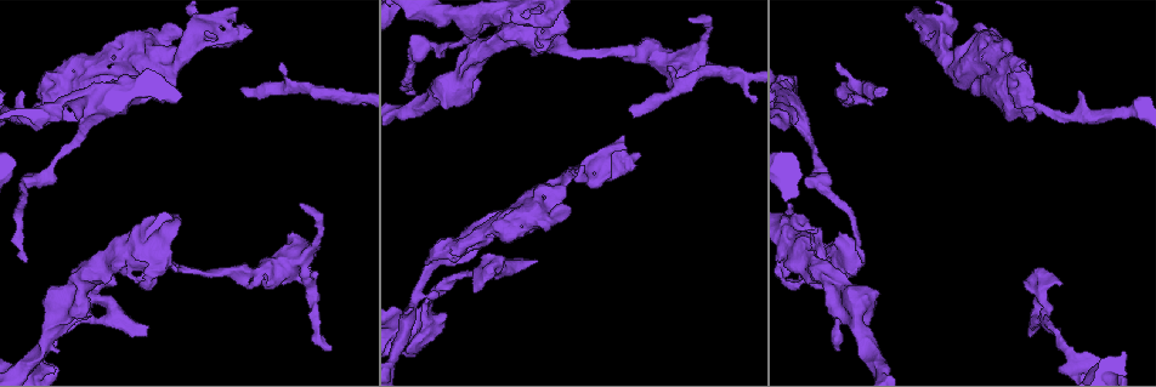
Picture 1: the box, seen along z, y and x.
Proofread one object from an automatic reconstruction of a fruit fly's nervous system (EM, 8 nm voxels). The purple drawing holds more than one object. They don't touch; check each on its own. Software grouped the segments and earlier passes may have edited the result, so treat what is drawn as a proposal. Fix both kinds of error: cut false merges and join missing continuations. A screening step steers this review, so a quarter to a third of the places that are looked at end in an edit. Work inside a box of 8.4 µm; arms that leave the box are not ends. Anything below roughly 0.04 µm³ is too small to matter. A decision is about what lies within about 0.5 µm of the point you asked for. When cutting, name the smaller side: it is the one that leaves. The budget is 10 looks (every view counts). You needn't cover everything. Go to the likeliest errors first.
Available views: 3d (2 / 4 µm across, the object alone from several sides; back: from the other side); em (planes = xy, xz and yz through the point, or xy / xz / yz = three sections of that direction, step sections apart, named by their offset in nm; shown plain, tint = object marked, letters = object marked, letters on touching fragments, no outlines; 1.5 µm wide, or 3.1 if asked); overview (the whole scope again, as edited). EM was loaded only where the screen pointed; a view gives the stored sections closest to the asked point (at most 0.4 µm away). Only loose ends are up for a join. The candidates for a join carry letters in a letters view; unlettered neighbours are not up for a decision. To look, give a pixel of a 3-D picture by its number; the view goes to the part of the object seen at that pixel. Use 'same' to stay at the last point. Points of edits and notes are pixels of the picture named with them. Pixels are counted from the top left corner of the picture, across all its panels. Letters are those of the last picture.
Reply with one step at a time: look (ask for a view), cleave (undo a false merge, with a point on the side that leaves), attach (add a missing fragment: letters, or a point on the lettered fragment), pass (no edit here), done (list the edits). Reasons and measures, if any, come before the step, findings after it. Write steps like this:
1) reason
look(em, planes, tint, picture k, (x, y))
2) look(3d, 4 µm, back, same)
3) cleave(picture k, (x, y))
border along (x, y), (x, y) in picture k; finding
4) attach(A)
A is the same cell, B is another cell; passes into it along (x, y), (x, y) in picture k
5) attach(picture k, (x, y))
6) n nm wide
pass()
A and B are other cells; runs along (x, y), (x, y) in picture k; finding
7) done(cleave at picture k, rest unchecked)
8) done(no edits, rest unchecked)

an open end
look(em, planes, tint, picture 1, (281, 62))

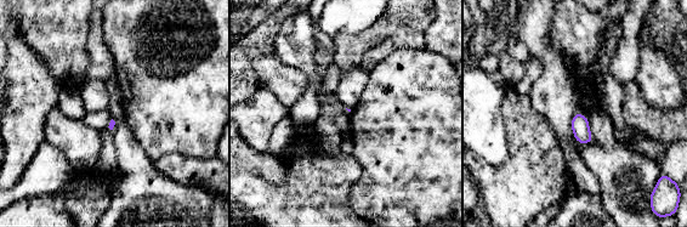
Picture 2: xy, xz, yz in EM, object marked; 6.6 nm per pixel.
see the neighbours
look(em, planes, letters, same)

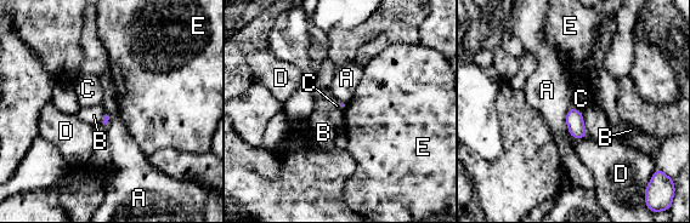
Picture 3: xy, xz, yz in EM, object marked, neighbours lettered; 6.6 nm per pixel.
A touches over 220 nm
pass()
A, B, C, D and E are other cells; border along (570, 107), (565, 124), (573, 139) in picture 3; none of them fits

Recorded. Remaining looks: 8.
thin end
look(3d, 4 µm, picture 1, (23, 260))

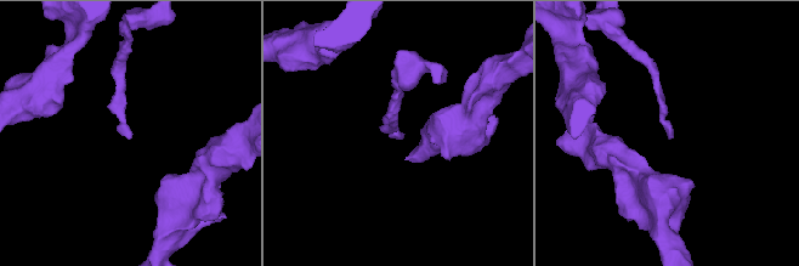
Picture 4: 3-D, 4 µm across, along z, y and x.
look(em, xz, step 8, letters, picture 4, (673, 136))

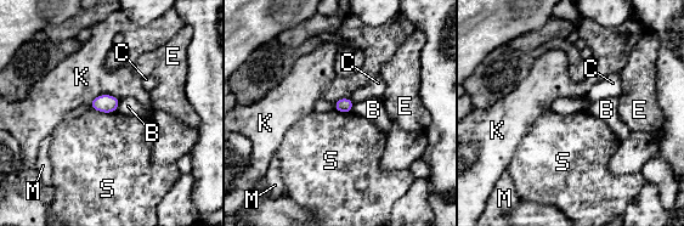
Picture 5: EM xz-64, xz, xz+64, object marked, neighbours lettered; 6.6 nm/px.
K touches over 220 nm
pass()
B, C, E, K, M and S are other cells; border along (91, 108), (99, 112), (116, 112) in picture 5; none of them fits

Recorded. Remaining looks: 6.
free end
look(em, planes, letters, picture 1, (253, 31))

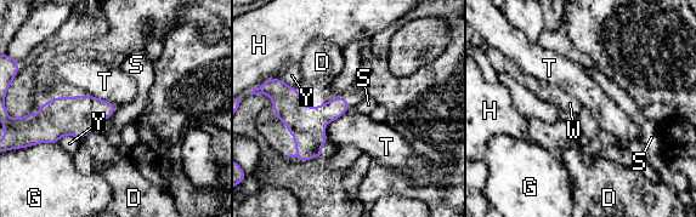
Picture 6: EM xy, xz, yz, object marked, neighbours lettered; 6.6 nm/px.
attach(W)
W is the same cell, D, G, H, S, T and Y are other cells; it goes on there

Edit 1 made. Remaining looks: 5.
an open end
look(em, planes, letters, picture 1, (21, 91))

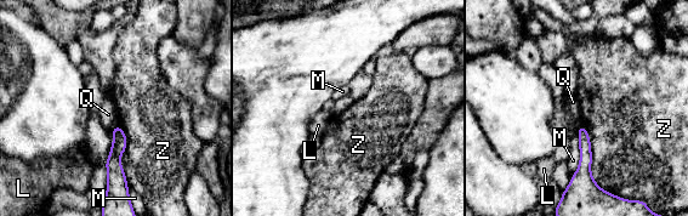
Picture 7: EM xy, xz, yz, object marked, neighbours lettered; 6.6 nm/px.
pass()
L, M, Q and Z are other cells; runs along (117, 128), (114, 195), (109, 202) in picture 7; none of them fits

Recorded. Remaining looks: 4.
free end
look(em, yz, step 8, letters, picture 1, (251, 289))

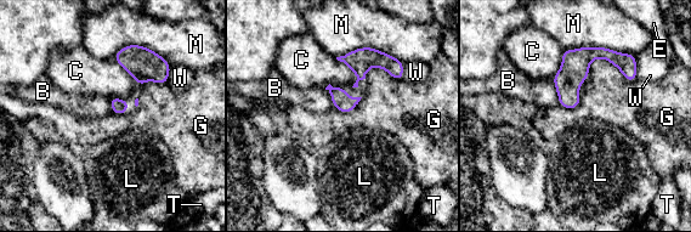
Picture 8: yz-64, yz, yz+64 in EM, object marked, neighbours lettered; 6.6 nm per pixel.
look(em, planes, letters, same)

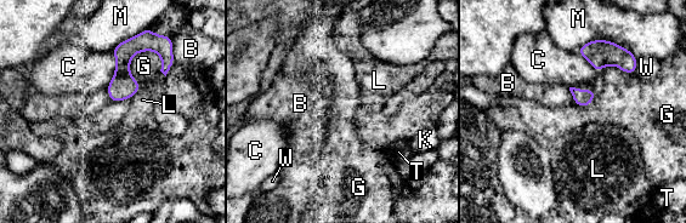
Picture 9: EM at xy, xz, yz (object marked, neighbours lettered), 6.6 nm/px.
110 nm wide
pass()
B, C, G, K, L, M, T and W are other cells; border along (154, 50), (131, 58), (139, 83) in picture 9; none of them fits

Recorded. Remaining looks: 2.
done(attach at picture 6, rest unchecked)

